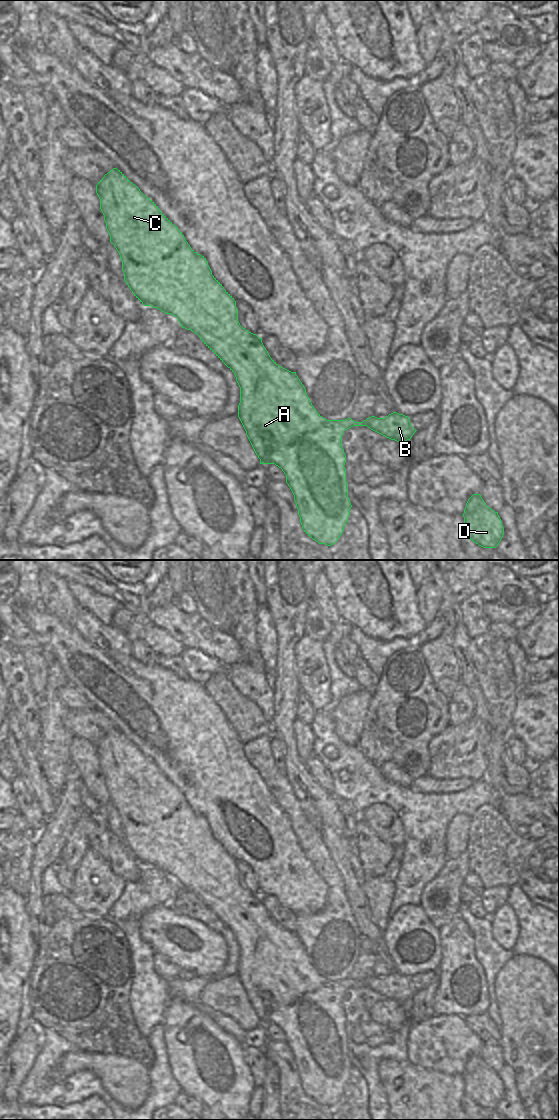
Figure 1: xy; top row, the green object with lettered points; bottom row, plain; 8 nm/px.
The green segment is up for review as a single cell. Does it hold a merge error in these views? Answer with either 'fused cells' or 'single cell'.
single cell

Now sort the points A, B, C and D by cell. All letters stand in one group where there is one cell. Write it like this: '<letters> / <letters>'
A B C D

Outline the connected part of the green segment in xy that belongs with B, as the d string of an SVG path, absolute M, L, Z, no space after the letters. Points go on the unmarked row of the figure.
M113 728L96 745L100 769L104 775L110 802L122 821L124 841L134 856L144 865L157 868L175 876L181 887L197 894L202 902L234 933L240 947L238 977L246 995L260 1019L260 1024L275 1024L286 1035L300 1083L304 1092L319 1104L335 1104L344 1091L352 1067L346 1041L346 1015L342 1007L342 995L353 986L367 986L371 990L397 1002L410 1000L415 990L408 976L393 972L385 978L371 976L363 982L351 978L327 980L312 965L304 945L296 935L279 926L269 915L262 898L243 888L238 881L238 869L234 858L212 835L208 821L197 814L188 804L182 792L158 768L158 766L133 744L120 730Z

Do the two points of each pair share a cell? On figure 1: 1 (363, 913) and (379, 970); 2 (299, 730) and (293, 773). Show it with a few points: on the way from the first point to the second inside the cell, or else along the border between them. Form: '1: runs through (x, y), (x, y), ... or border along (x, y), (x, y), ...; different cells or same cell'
1: border along (378, 959), (393, 968); different cells
2: border along (293, 725), (295, 748), (298, 756), (305, 762); different cells

